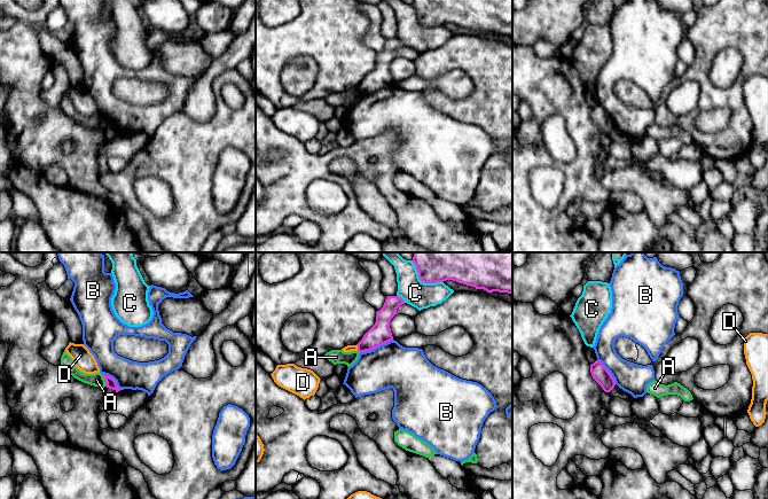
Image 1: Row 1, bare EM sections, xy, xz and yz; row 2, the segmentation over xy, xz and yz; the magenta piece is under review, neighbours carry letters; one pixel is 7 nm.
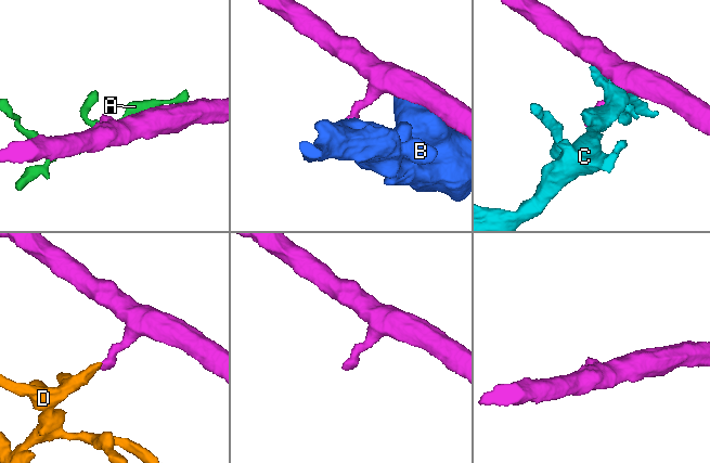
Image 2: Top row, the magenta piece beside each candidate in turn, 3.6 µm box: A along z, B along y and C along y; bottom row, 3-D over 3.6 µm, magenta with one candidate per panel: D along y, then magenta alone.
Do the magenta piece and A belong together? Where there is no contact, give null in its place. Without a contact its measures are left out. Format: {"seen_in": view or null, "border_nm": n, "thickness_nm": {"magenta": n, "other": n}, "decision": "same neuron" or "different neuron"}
{"seen_in": "xy", "border_nm": 90, "thickness_nm": {"magenta": 70, "other": 90}, "decision": "different neuron"}

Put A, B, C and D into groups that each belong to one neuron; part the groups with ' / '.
A / B / C / D

